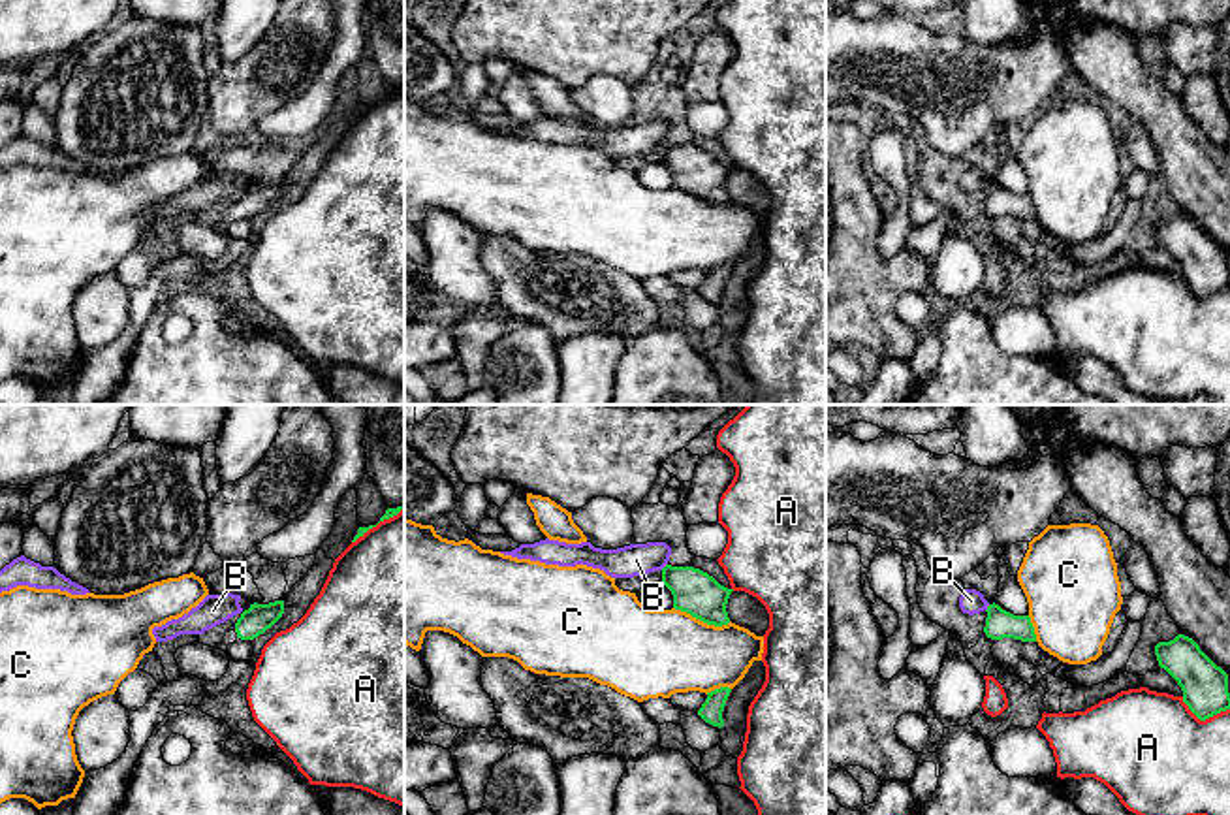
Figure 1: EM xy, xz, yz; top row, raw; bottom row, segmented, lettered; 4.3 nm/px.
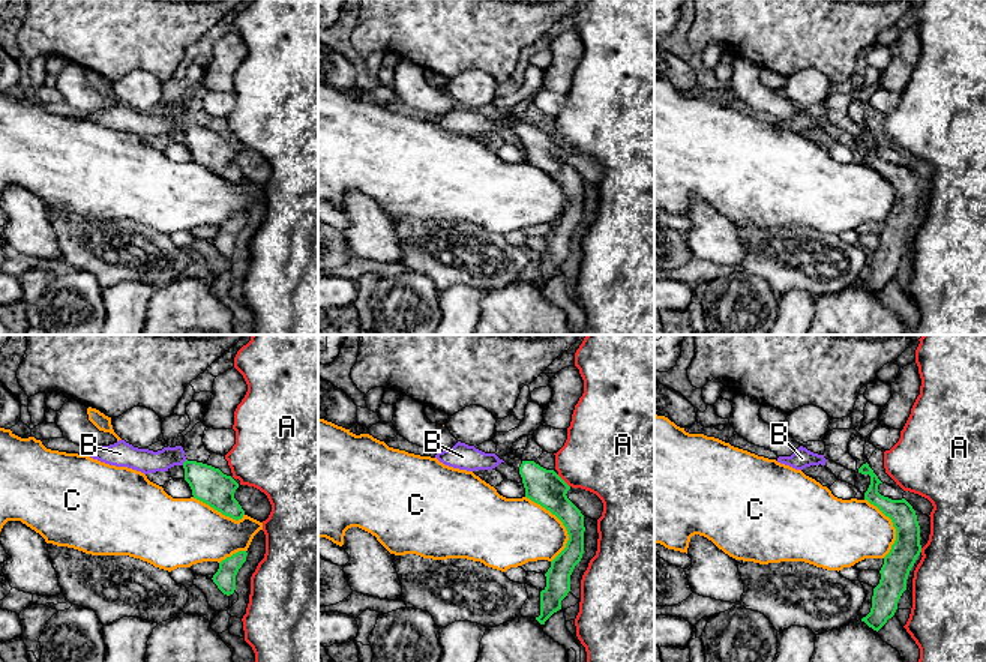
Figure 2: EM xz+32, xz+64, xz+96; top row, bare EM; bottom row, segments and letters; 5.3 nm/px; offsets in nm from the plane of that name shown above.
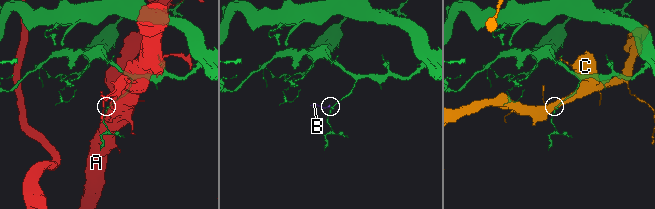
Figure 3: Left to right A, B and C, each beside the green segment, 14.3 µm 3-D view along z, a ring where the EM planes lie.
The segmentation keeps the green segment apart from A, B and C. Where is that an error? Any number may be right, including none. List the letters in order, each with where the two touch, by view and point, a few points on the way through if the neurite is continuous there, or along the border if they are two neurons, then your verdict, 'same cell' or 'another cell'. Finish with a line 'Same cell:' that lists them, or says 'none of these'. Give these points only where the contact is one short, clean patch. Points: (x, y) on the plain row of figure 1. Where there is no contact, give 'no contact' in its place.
A: contact yz (1204, 298); another cell
B: contact xz (664, 145); border xz (666, 142), (661, 147); another cell
C: contact xz (702, 198); another cell
Same cell: none of these

